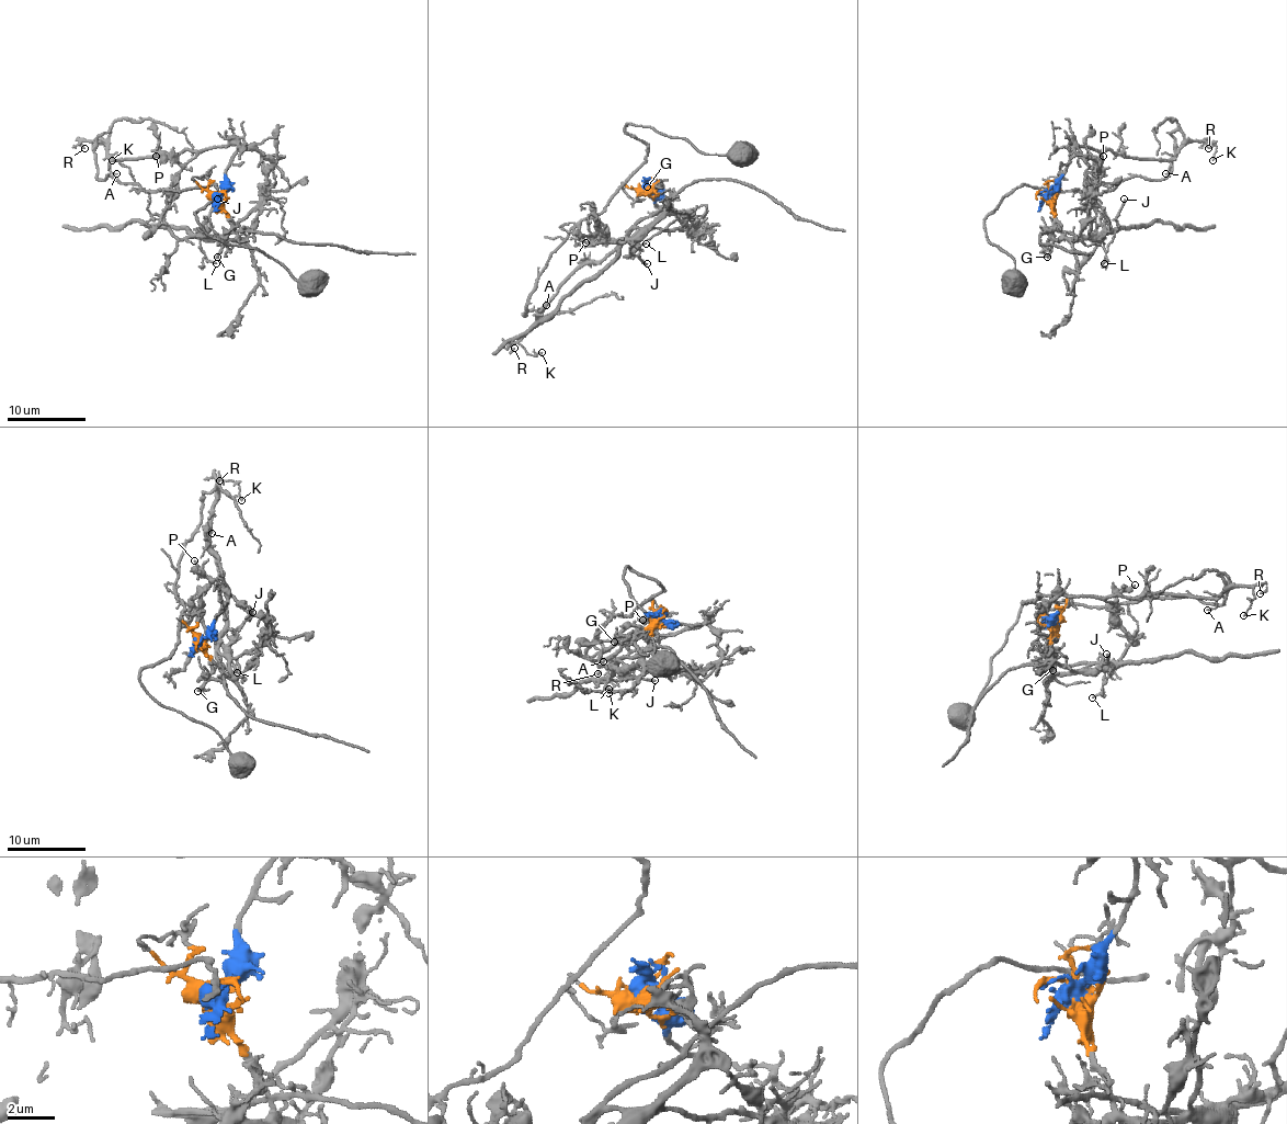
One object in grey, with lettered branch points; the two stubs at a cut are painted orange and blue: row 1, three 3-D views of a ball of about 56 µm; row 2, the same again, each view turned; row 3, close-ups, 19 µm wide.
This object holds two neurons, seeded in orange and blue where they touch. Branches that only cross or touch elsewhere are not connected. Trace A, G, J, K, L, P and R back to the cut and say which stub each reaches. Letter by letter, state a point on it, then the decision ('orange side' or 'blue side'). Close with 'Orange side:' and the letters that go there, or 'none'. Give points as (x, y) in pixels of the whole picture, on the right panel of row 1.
A: place (1165, 173); blue side
G: place (1047, 257); orange side
J: place (1124, 199); orange side
K: place (1213, 160); blue side
L: place (1104, 263); orange side
P: place (1103, 156); blue side
R: place (1208, 148); blue side
Orange side: G, J, L

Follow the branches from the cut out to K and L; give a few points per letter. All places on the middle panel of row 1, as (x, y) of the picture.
K: (646, 189), (660, 208), (665, 208), (599, 261), (585, 261), (559, 286), (519, 342), (532, 355), (542, 352)
L: (646, 189), (656, 192), (665, 206), (665, 212), (636, 241), (635, 253), (628, 249), (646, 243)

